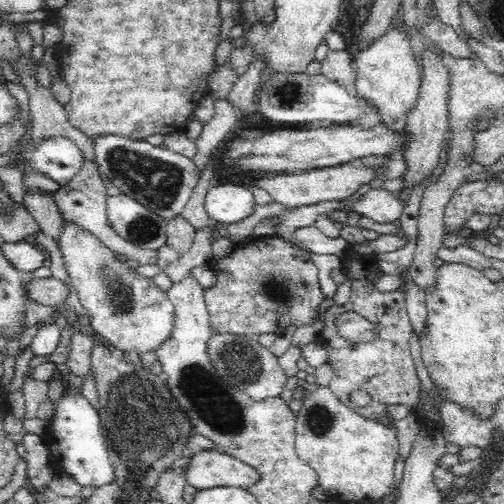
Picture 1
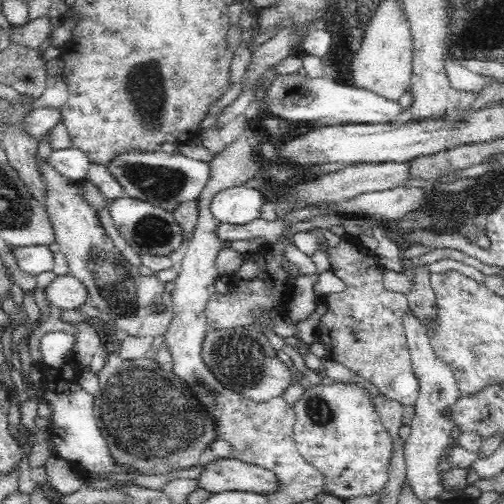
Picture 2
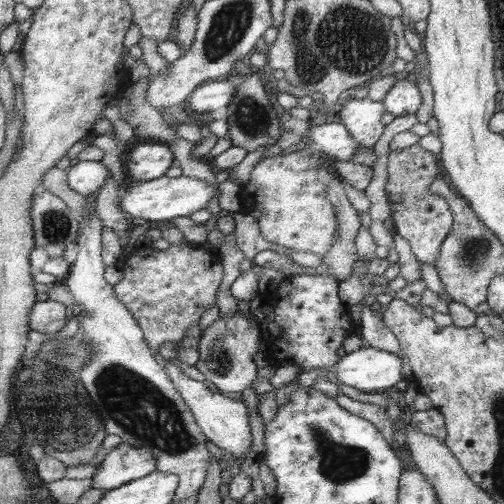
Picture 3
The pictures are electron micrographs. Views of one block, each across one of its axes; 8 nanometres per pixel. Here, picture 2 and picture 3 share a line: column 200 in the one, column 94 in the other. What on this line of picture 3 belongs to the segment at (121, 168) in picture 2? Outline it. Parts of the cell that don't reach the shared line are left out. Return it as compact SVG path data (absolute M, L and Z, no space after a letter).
M77 162L75 166L71 166L69 172L71 188L79 196L87 196L87 198L99 194L107 178L109 178L109 170L101 162Z

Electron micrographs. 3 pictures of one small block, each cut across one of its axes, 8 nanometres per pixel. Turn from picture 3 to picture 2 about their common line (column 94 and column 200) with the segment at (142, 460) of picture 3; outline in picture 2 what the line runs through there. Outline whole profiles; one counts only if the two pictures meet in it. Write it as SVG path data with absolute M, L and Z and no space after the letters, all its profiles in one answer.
M218 460L206 468L202 474L200 488L222 494L222 492L254 492L260 496L280 494L286 490L286 484L266 468L246 464L242 460Z

